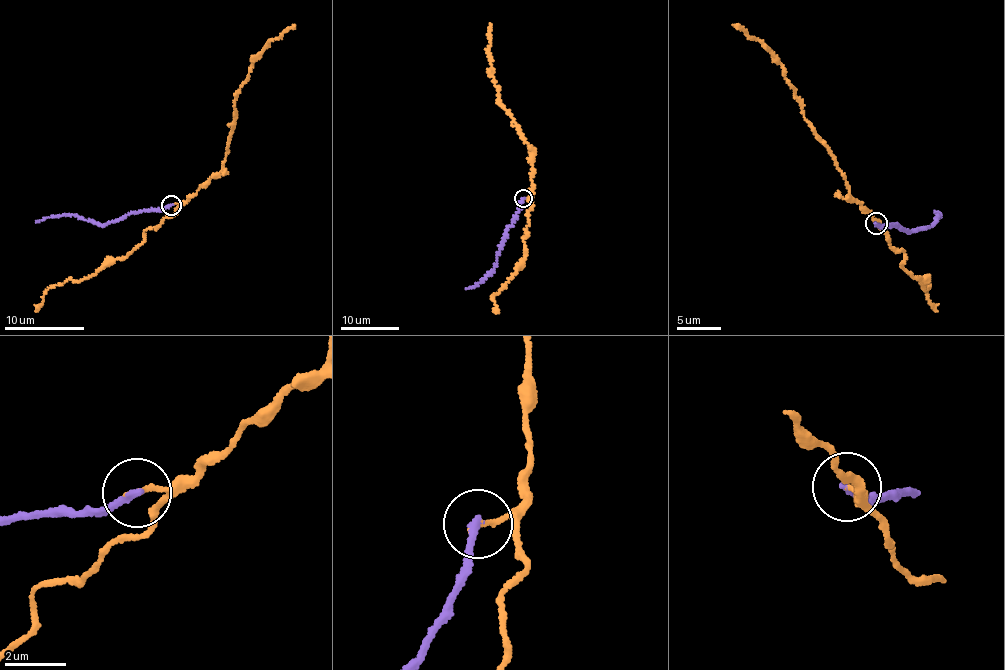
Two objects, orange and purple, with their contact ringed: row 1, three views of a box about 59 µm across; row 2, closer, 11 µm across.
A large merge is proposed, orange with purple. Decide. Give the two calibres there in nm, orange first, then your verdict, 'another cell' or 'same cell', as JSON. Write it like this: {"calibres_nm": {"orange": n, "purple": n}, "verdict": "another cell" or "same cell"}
{"calibres_nm": {"orange": 150, "purple": 240}, "verdict": "another cell"}

